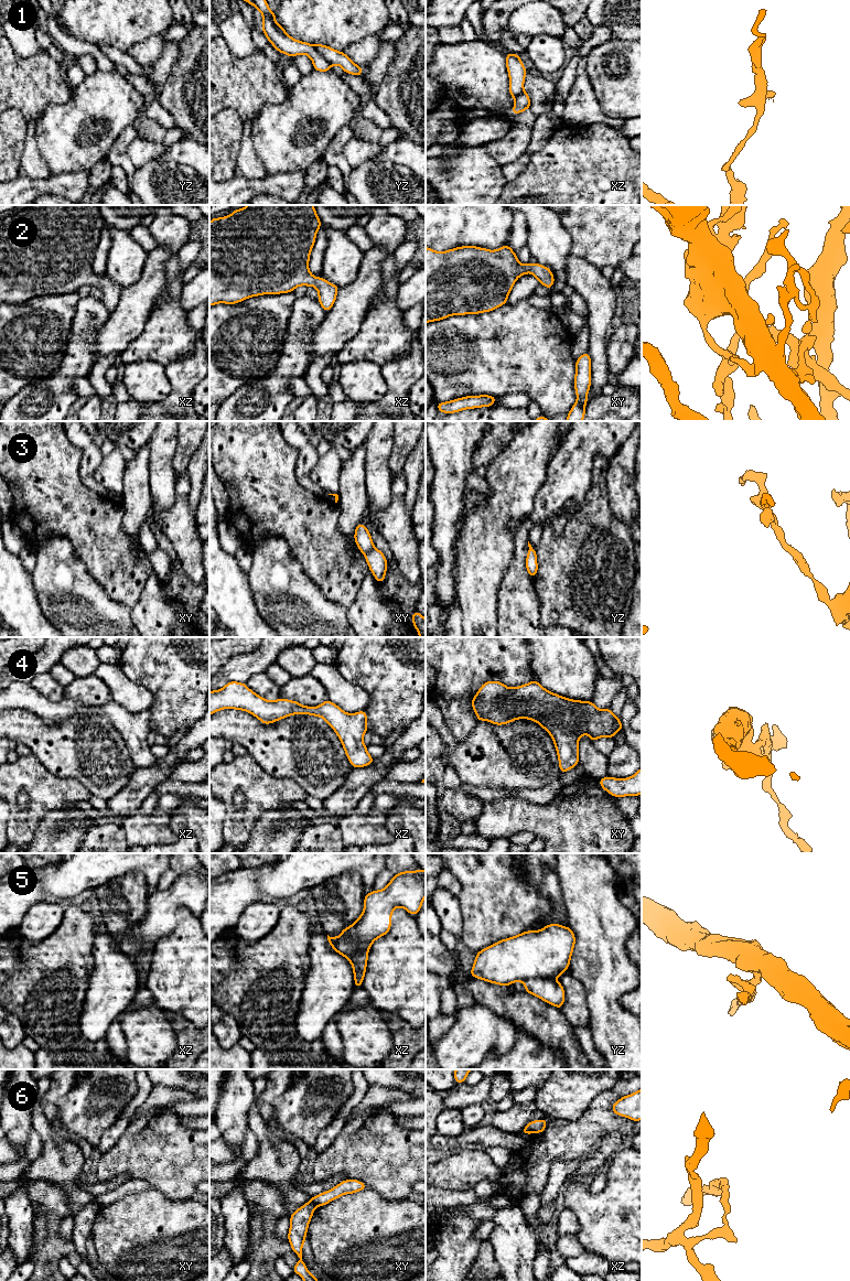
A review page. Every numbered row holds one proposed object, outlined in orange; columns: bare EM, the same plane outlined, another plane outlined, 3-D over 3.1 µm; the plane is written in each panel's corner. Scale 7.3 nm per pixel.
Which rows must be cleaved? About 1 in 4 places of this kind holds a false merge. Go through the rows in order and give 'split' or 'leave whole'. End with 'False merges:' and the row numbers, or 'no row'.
1: split
2: leave whole
3: split
4: leave whole
5: split
6: split
False merges: 1, 3, 5, 6

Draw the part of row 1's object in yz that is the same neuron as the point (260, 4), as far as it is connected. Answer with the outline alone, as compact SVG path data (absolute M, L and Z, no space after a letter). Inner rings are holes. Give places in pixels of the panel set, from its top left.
M249 0L249 1L250 1L250 3L251 3L255 8L257 8L257 9L260 11L260 13L261 13L262 17L269 18L269 19L272 21L273 26L275 26L282 35L289 36L289 33L286 32L286 31L283 30L283 28L276 22L276 13L273 13L273 12L270 10L270 8L269 8L269 6L267 4L267 1L266 1L266 0Z

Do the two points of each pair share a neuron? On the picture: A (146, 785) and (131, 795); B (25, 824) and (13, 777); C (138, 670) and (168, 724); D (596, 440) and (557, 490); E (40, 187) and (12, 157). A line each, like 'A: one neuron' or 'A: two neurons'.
A: one neuron
B: one neuron
C: one neuron
D: one neuron
E: two neurons

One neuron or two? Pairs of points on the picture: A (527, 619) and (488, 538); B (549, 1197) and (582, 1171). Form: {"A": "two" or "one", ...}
{"A": "two", "B": "two"}

